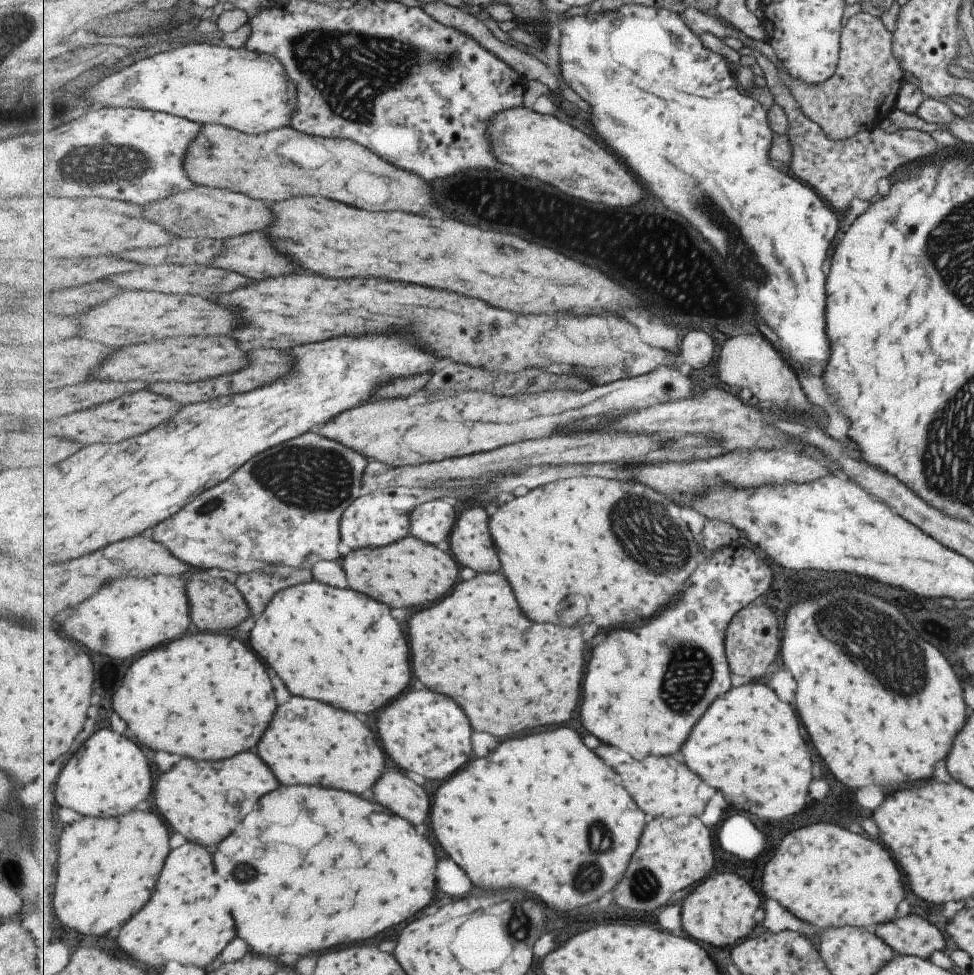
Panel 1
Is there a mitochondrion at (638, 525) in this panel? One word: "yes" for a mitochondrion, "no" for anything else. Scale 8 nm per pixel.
yes

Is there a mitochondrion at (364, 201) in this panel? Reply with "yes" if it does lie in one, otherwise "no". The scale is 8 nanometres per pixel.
no

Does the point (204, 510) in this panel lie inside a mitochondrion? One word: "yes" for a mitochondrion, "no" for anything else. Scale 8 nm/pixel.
yes

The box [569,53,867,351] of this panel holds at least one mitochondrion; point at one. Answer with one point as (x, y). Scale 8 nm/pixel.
(713, 216)

